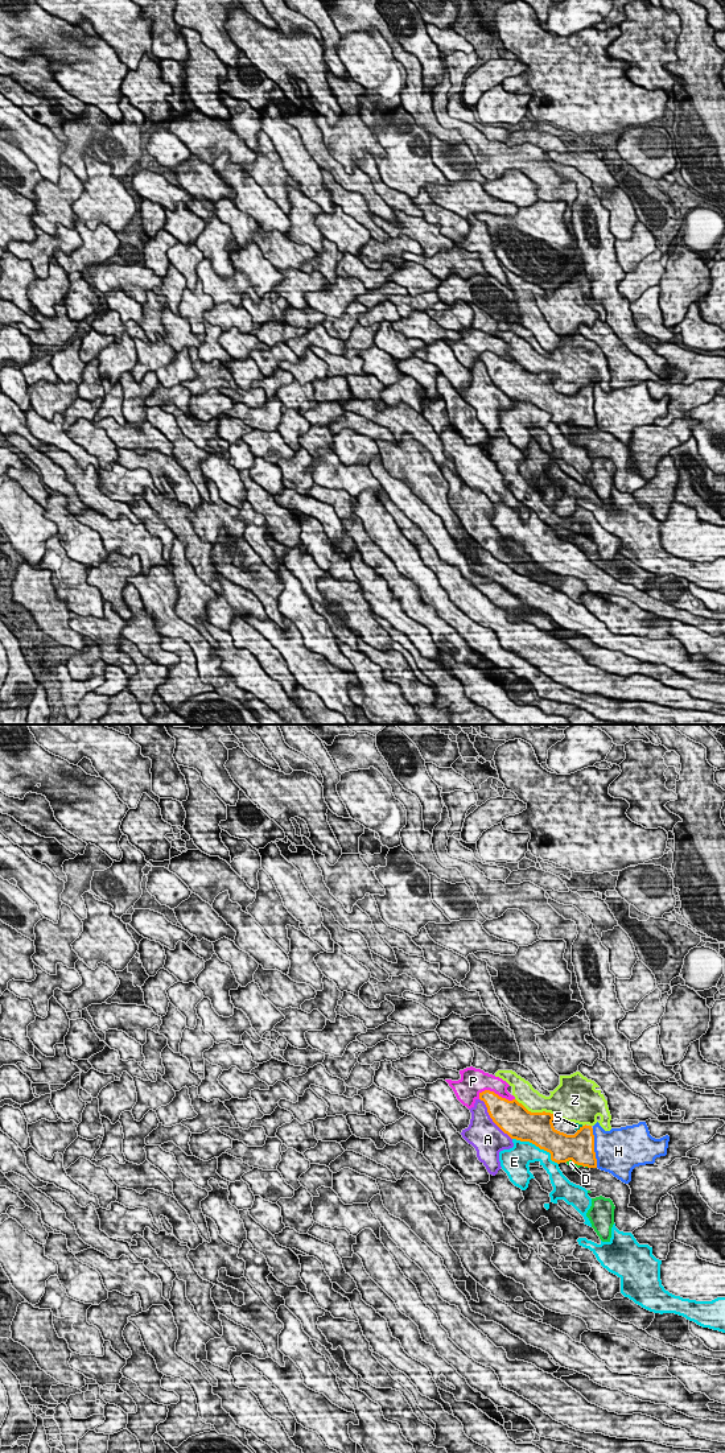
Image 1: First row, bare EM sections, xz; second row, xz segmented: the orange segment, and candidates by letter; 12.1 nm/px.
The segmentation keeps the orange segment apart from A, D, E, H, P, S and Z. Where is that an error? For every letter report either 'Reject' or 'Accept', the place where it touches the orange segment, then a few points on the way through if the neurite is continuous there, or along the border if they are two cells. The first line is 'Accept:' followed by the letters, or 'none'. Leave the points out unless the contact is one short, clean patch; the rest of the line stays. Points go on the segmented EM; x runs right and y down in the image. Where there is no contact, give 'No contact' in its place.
Accept: none
A: Reject. Touches orange at xz (491, 1118)
D: Reject. Touches orange at xz (575, 1163)
E: Reject. Touches orange at xz (538, 1146)
H: Reject. Touches orange at xz (593, 1148)
P: Reject. Touches orange at xz (497, 1094)
S: Reject. Touches orange at xz (580, 1127). Boundary: xz (583, 1126), (576, 1130)
Z: Reject. Touches orange at xz (538, 1113)

